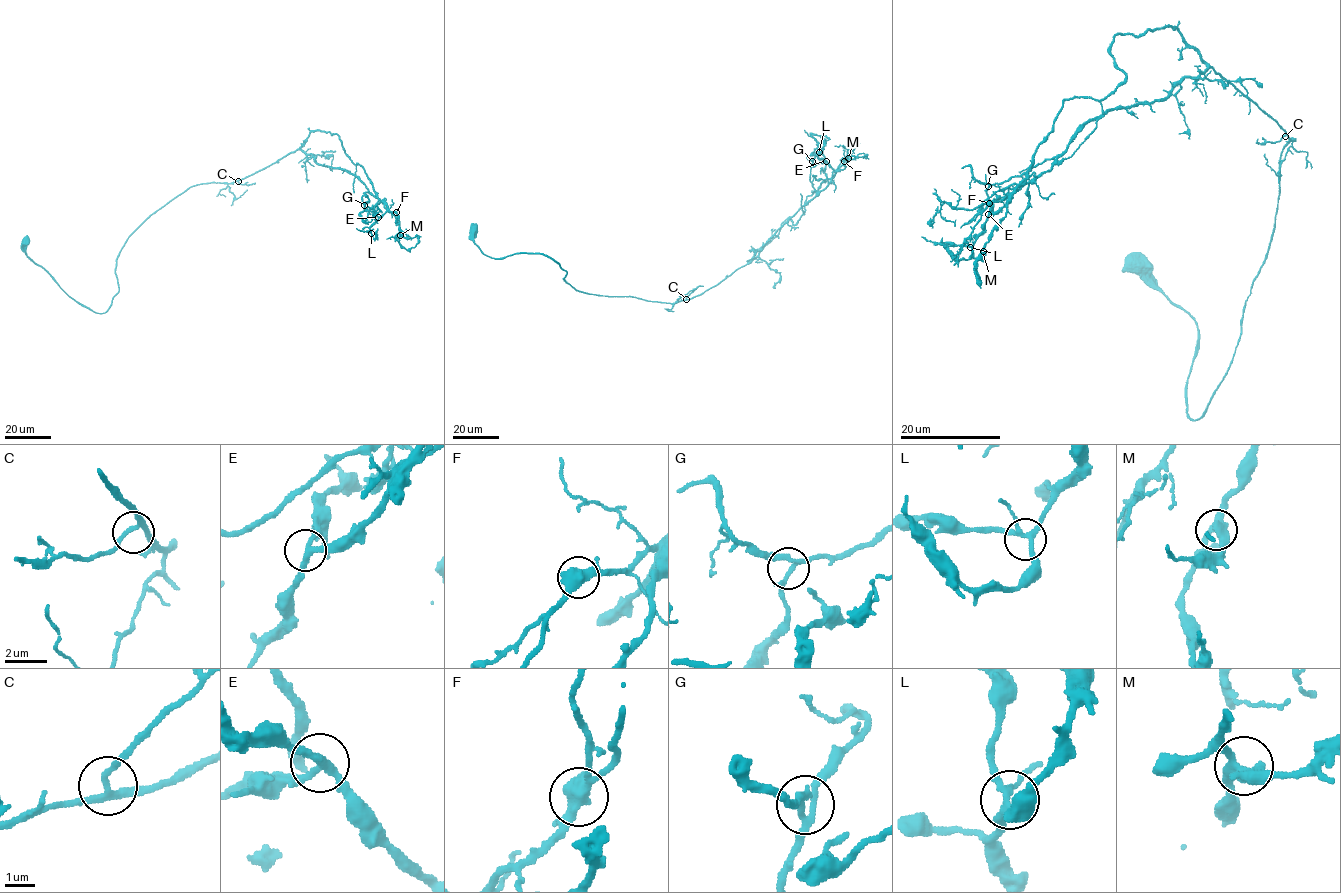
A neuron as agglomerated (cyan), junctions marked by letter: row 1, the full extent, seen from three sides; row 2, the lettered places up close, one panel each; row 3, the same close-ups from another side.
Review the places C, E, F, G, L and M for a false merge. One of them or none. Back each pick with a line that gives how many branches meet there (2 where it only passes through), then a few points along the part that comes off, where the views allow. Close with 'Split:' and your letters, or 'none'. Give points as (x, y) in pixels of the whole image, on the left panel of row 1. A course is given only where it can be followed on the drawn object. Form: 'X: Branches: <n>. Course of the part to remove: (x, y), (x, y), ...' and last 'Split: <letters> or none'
Split: none

